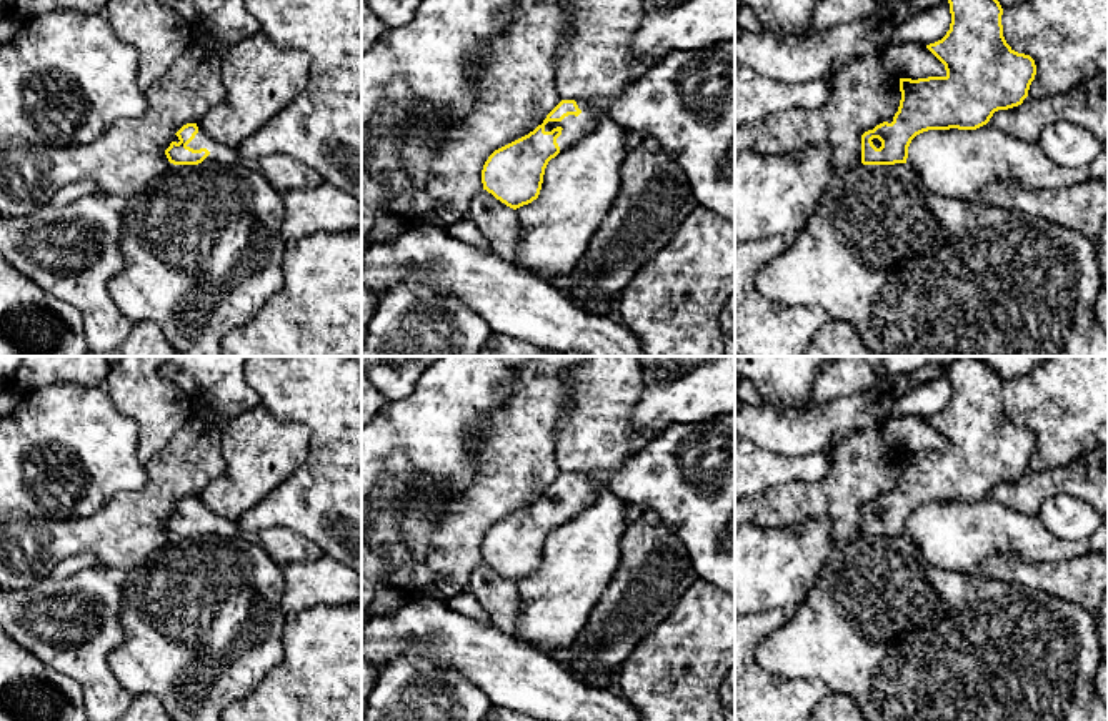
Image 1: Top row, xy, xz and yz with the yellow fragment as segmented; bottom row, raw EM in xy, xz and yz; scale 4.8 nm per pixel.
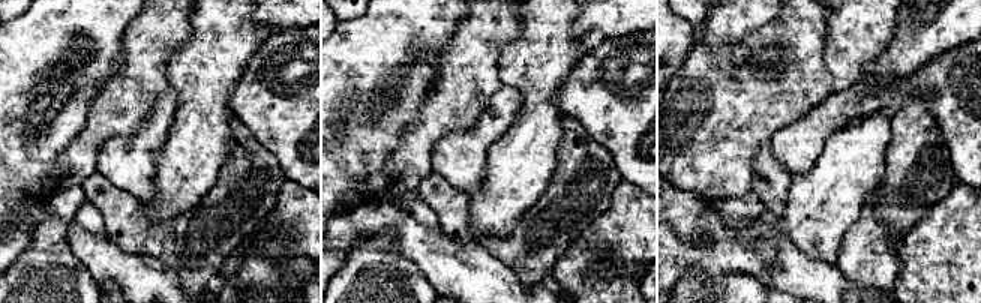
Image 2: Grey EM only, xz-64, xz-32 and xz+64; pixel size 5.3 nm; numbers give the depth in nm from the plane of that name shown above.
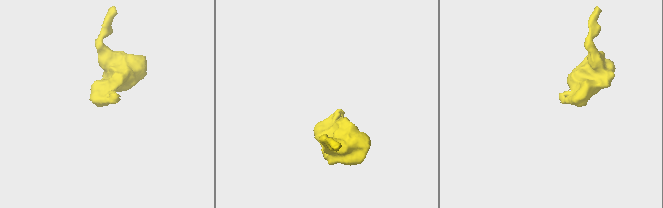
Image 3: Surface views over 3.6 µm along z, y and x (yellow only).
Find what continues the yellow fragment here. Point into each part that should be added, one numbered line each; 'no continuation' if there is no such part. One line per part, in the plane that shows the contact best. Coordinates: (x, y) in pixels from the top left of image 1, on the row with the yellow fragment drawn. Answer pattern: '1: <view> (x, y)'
1: xz (687, 100)

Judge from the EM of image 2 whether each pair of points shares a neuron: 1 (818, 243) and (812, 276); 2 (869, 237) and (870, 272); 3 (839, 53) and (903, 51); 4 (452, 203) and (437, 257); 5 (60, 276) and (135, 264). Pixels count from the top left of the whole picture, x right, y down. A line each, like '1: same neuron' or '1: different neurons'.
1: different neurons
2: same neuron
3: different neurons
4: different neurons
5: different neurons

